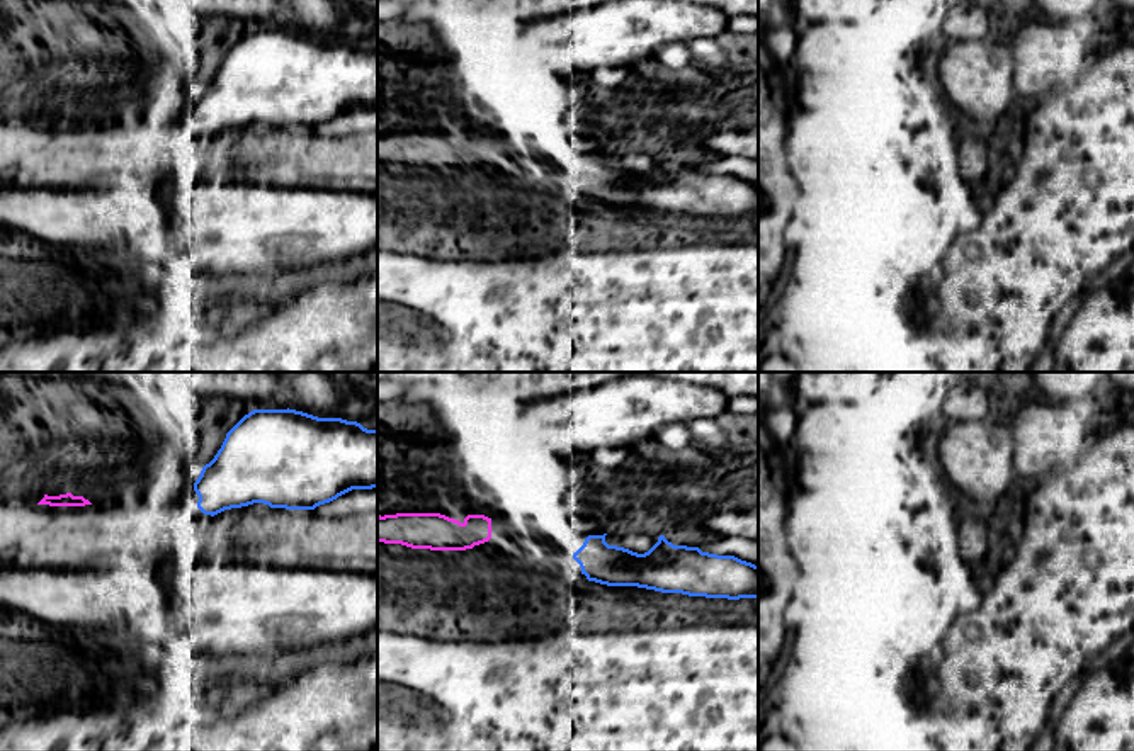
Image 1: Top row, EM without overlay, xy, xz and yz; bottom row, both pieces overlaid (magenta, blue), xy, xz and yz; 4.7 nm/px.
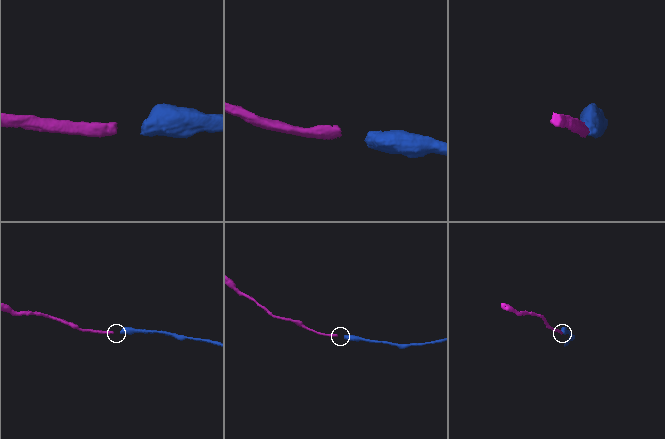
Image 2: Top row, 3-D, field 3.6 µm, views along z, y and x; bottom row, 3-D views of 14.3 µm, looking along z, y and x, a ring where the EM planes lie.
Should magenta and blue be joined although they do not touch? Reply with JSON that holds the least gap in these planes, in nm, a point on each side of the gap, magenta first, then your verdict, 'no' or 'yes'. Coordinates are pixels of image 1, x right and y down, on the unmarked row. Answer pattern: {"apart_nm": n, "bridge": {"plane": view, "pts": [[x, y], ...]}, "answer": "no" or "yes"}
{"apart_nm": 400, "bridge": {"plane": "xz", "pts": [[490, 157], [573, 174]]}, "answer": "yes"}

